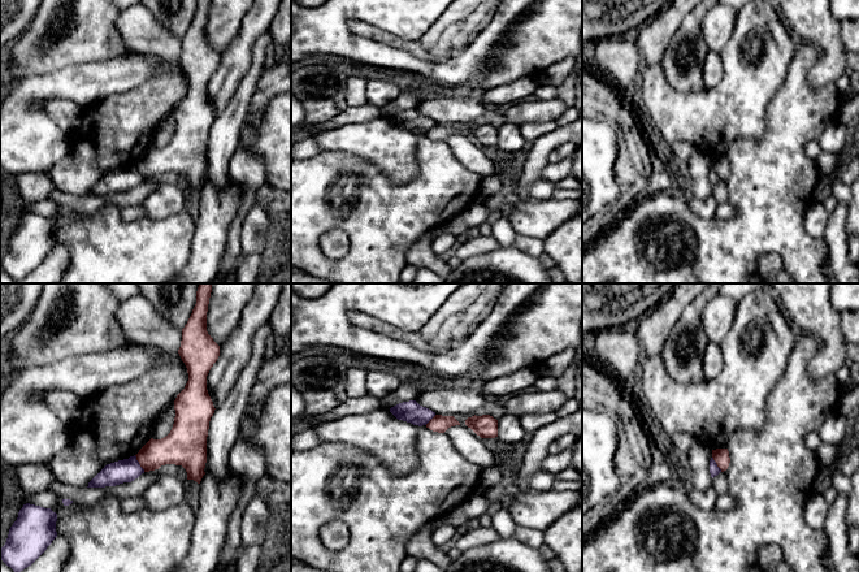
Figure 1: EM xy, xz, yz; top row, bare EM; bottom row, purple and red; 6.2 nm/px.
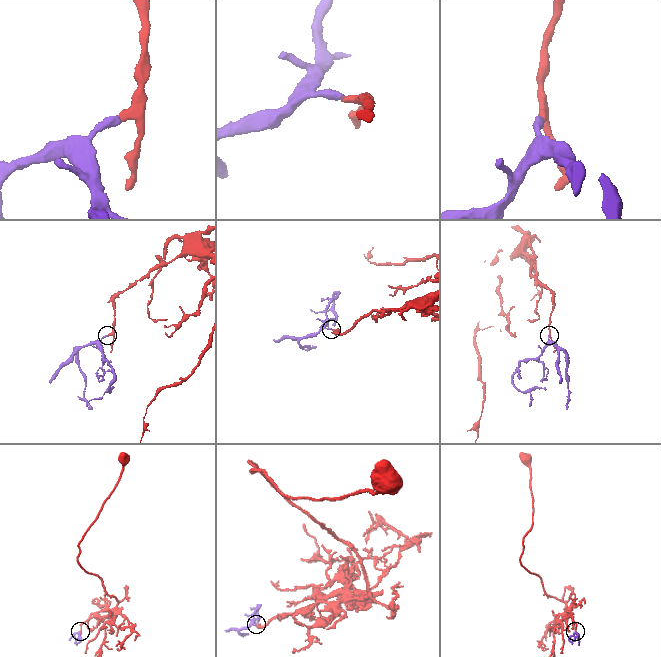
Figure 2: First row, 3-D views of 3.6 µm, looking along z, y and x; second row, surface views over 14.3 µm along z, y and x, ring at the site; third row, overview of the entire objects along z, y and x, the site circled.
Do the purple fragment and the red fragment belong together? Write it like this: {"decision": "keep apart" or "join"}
{"decision": "keep apart"}

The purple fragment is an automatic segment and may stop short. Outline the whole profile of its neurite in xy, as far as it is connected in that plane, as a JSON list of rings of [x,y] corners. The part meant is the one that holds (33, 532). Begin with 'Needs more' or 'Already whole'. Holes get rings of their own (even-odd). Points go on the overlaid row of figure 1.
Already whole. [[[26,503],[9,529],[0,559],[14,572],[31,566],[57,537],[57,514],[51,508]]]

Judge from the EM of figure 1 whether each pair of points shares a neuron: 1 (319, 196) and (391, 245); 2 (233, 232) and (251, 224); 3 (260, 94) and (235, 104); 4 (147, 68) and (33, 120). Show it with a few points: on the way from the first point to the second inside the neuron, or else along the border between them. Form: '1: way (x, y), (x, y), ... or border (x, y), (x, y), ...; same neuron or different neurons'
1: way (337, 196), (345, 204), (355, 208), (373, 226); same neuron
2: border (256, 203), (243, 221), (241, 252); different neurons
3: border (263, 69), (242, 126); different neurons
4: way (116, 76), (89, 83), (55, 85), (51, 89); same neuron

